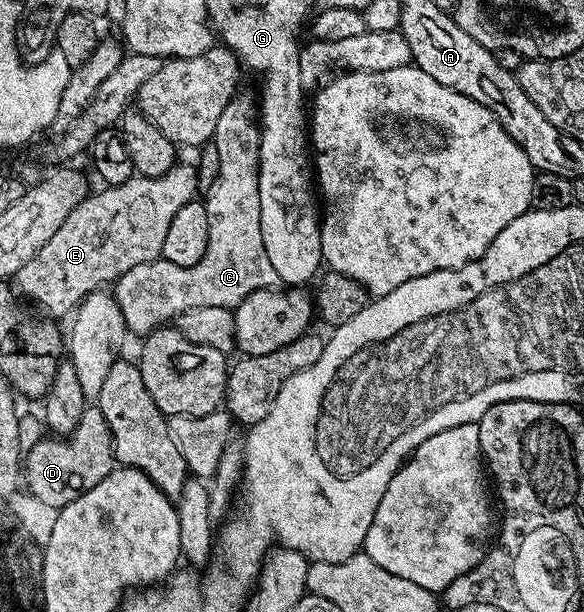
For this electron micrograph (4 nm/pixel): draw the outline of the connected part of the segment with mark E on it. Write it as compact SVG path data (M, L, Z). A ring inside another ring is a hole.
M178 162L171 170L158 176L134 174L127 182L111 184L102 189L102 192L97 192L94 196L93 193L86 195L85 200L79 202L79 206L71 210L71 214L67 214L67 222L63 222L63 226L59 226L59 230L51 234L50 240L41 247L39 254L35 254L35 258L31 258L27 266L17 271L16 291L26 301L34 300L35 303L42 304L50 317L68 317L90 292L112 285L123 274L127 274L127 270L143 266L143 262L161 259L163 238L171 226L171 218L175 218L175 213L198 195L197 169L192 163Z

